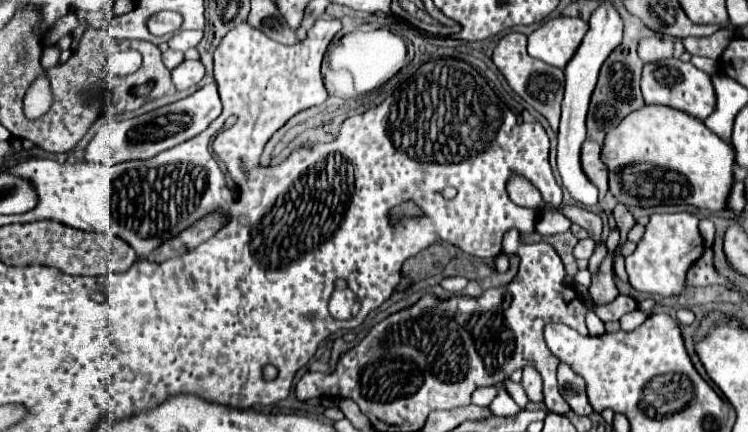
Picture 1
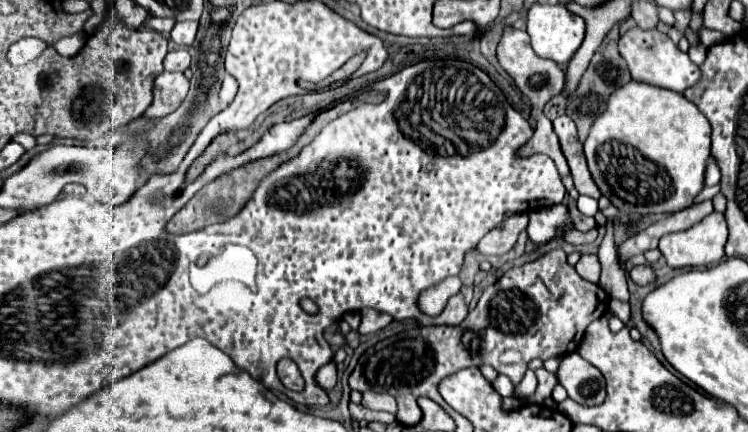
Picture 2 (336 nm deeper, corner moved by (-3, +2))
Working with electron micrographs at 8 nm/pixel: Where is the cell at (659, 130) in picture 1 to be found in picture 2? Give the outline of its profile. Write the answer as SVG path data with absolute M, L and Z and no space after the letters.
M630 79L608 97L606 111L592 123L584 141L584 155L600 193L608 197L620 213L630 217L666 215L690 207L702 189L704 169L710 157L710 133L712 127L708 119L684 95Z

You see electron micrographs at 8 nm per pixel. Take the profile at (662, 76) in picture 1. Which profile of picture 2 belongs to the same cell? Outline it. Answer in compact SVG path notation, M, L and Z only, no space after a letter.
M632 27L620 37L618 49L620 49L620 55L624 57L624 61L628 63L632 79L636 79L636 81L644 81L644 83L650 83L656 87L664 87L664 89L682 93L684 89L688 89L690 85L694 85L700 79L698 65L694 65L690 61L690 57L686 53L682 53L672 43L672 39L658 29Z

